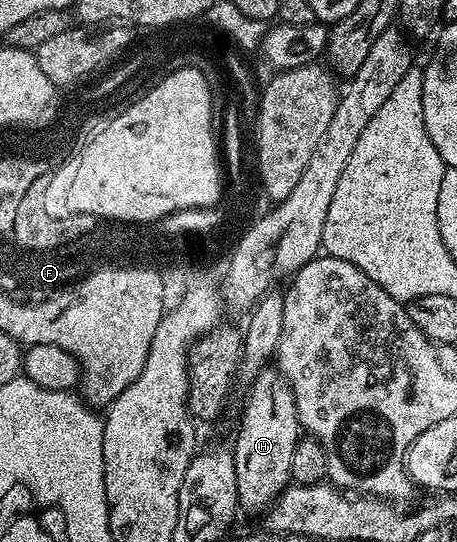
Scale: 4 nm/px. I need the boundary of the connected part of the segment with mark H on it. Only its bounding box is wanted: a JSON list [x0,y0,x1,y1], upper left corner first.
[233,369,301,514]

